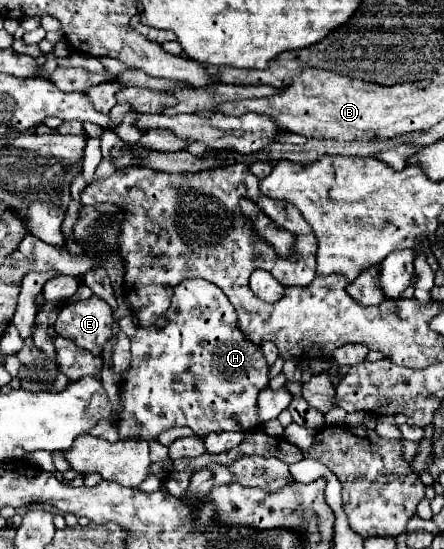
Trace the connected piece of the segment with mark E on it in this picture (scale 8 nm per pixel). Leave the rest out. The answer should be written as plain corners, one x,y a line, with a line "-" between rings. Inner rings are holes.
91,296
89,300
67,304
61,308
55,330
65,338
71,338
83,350
99,356
105,342
113,336
113,310
111,306

